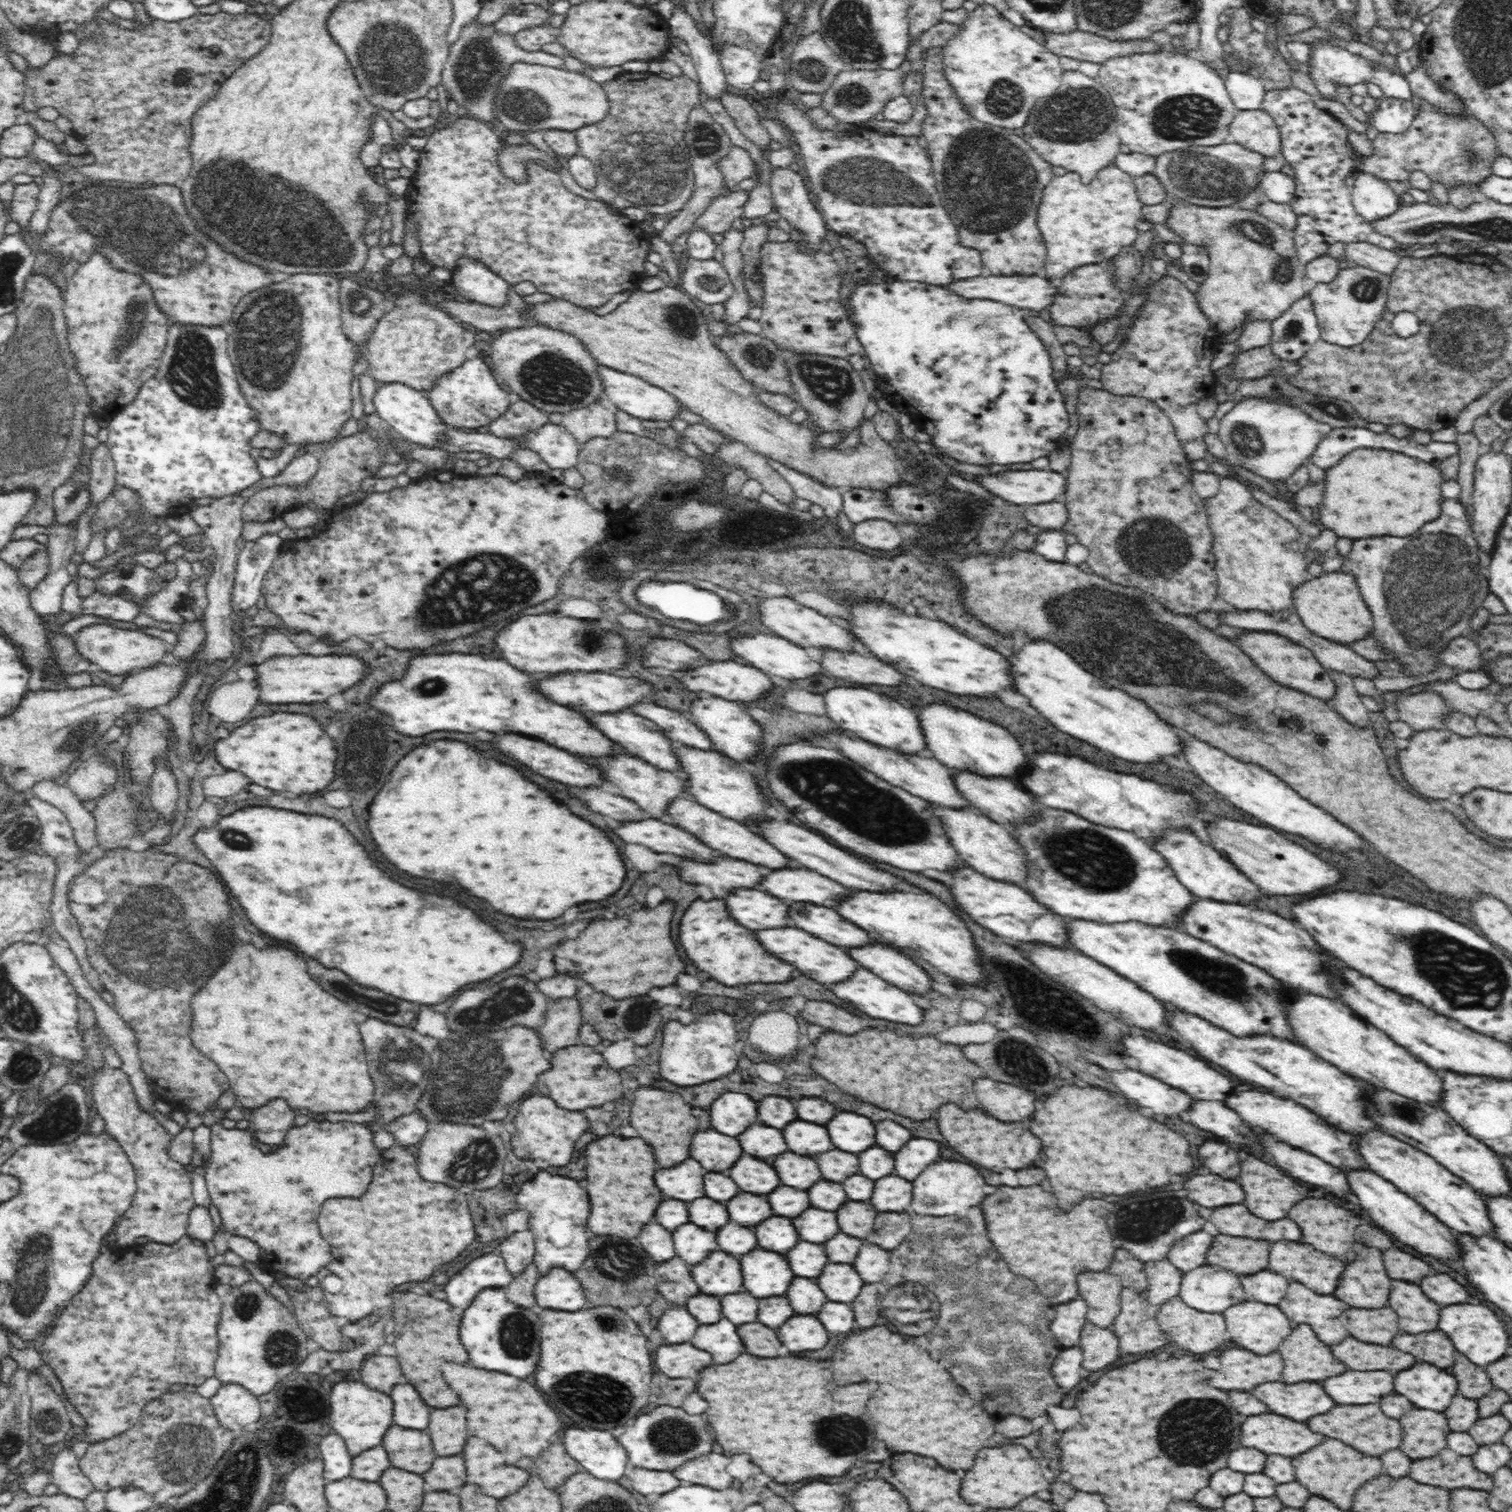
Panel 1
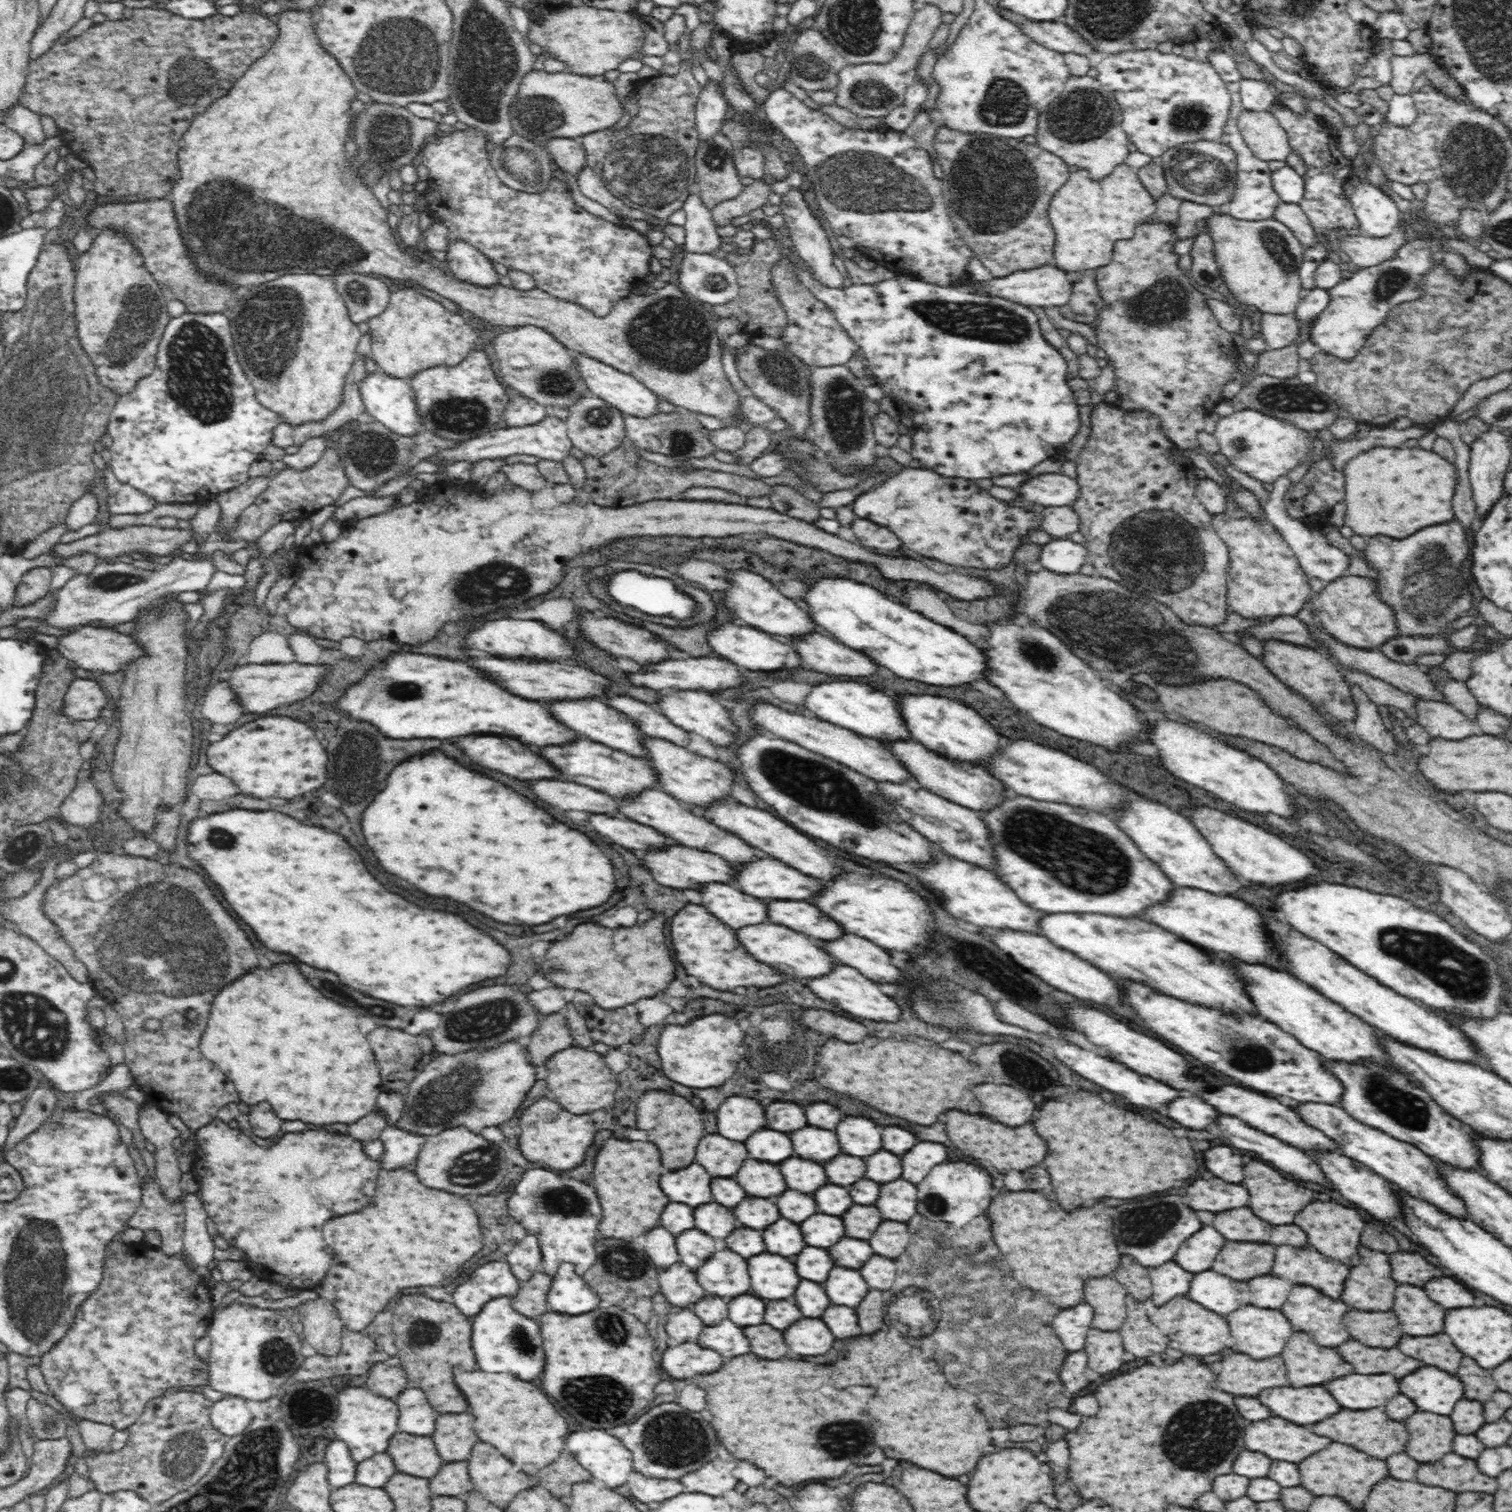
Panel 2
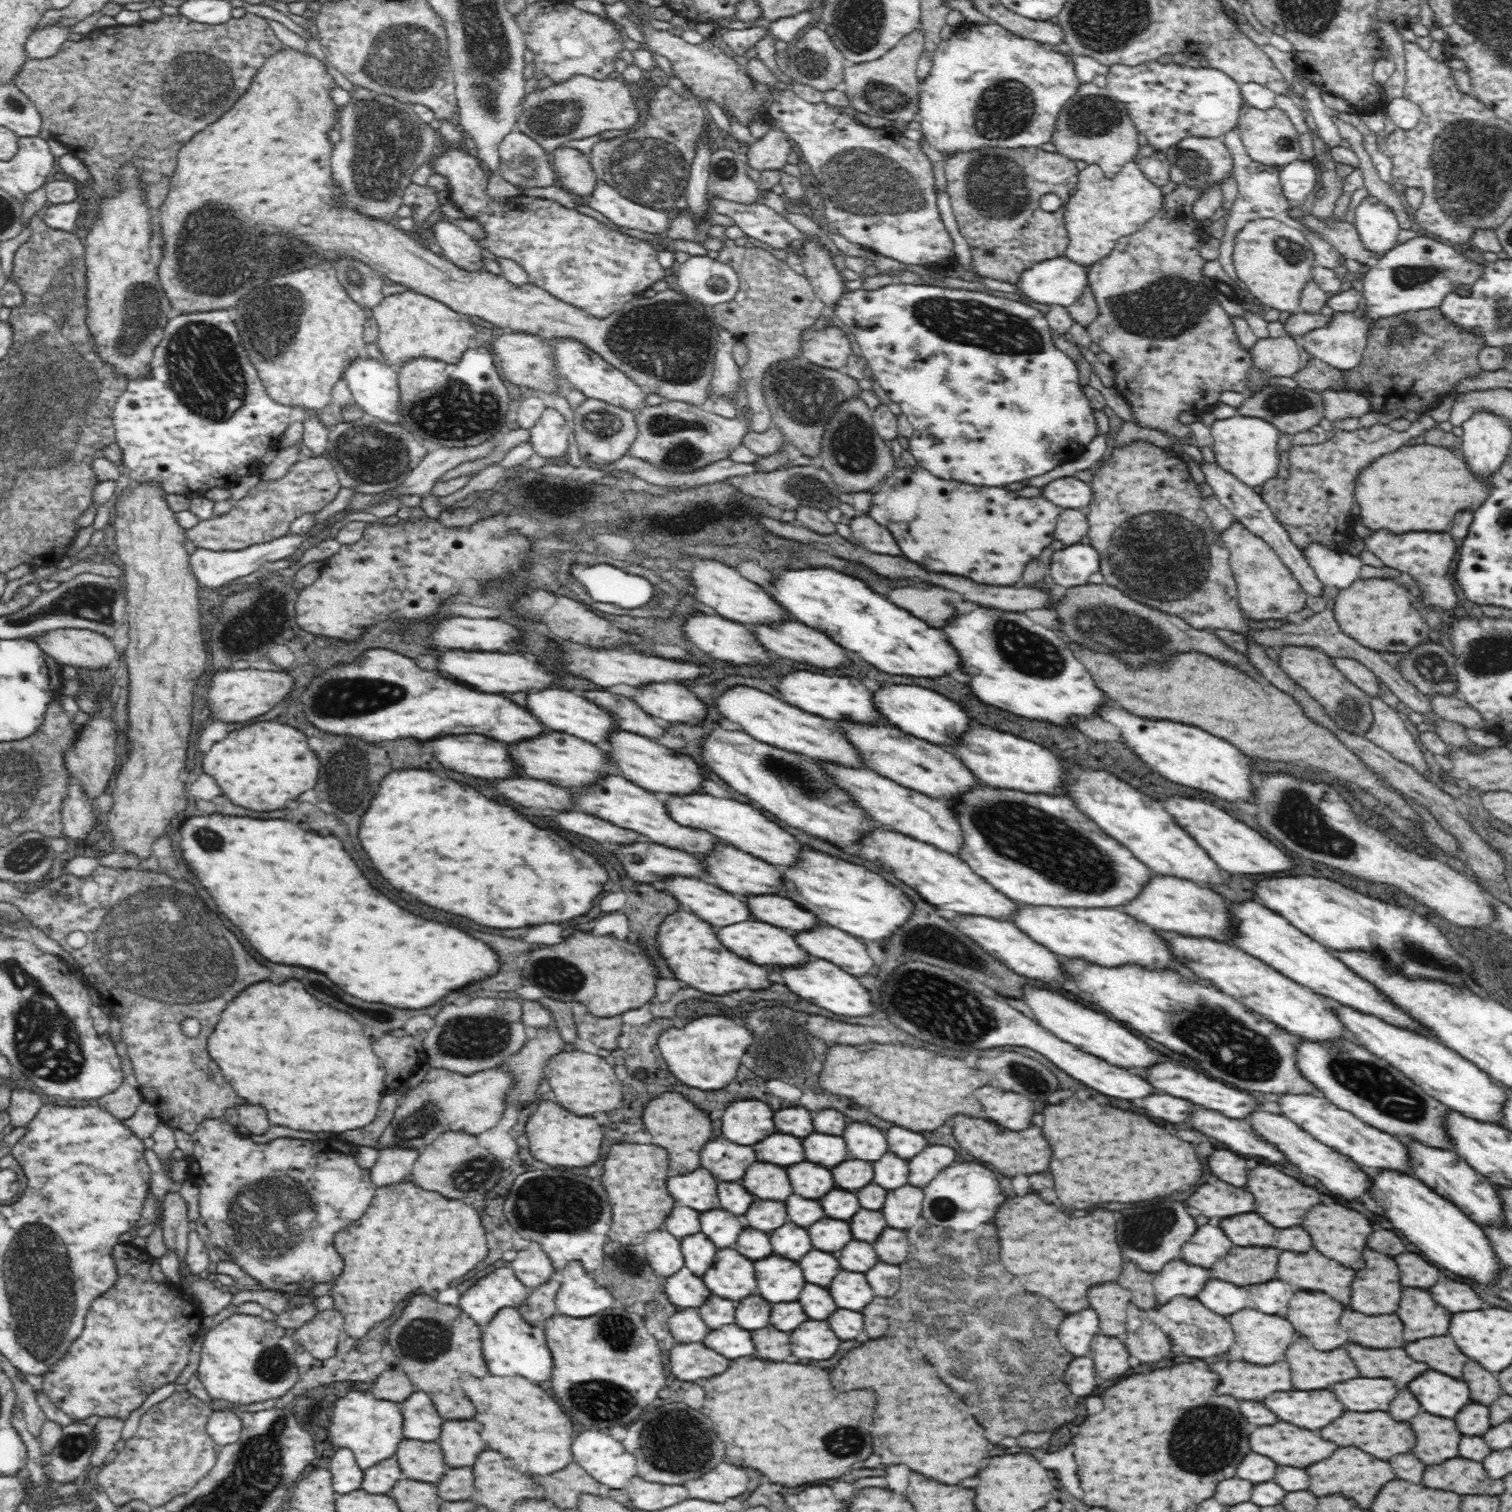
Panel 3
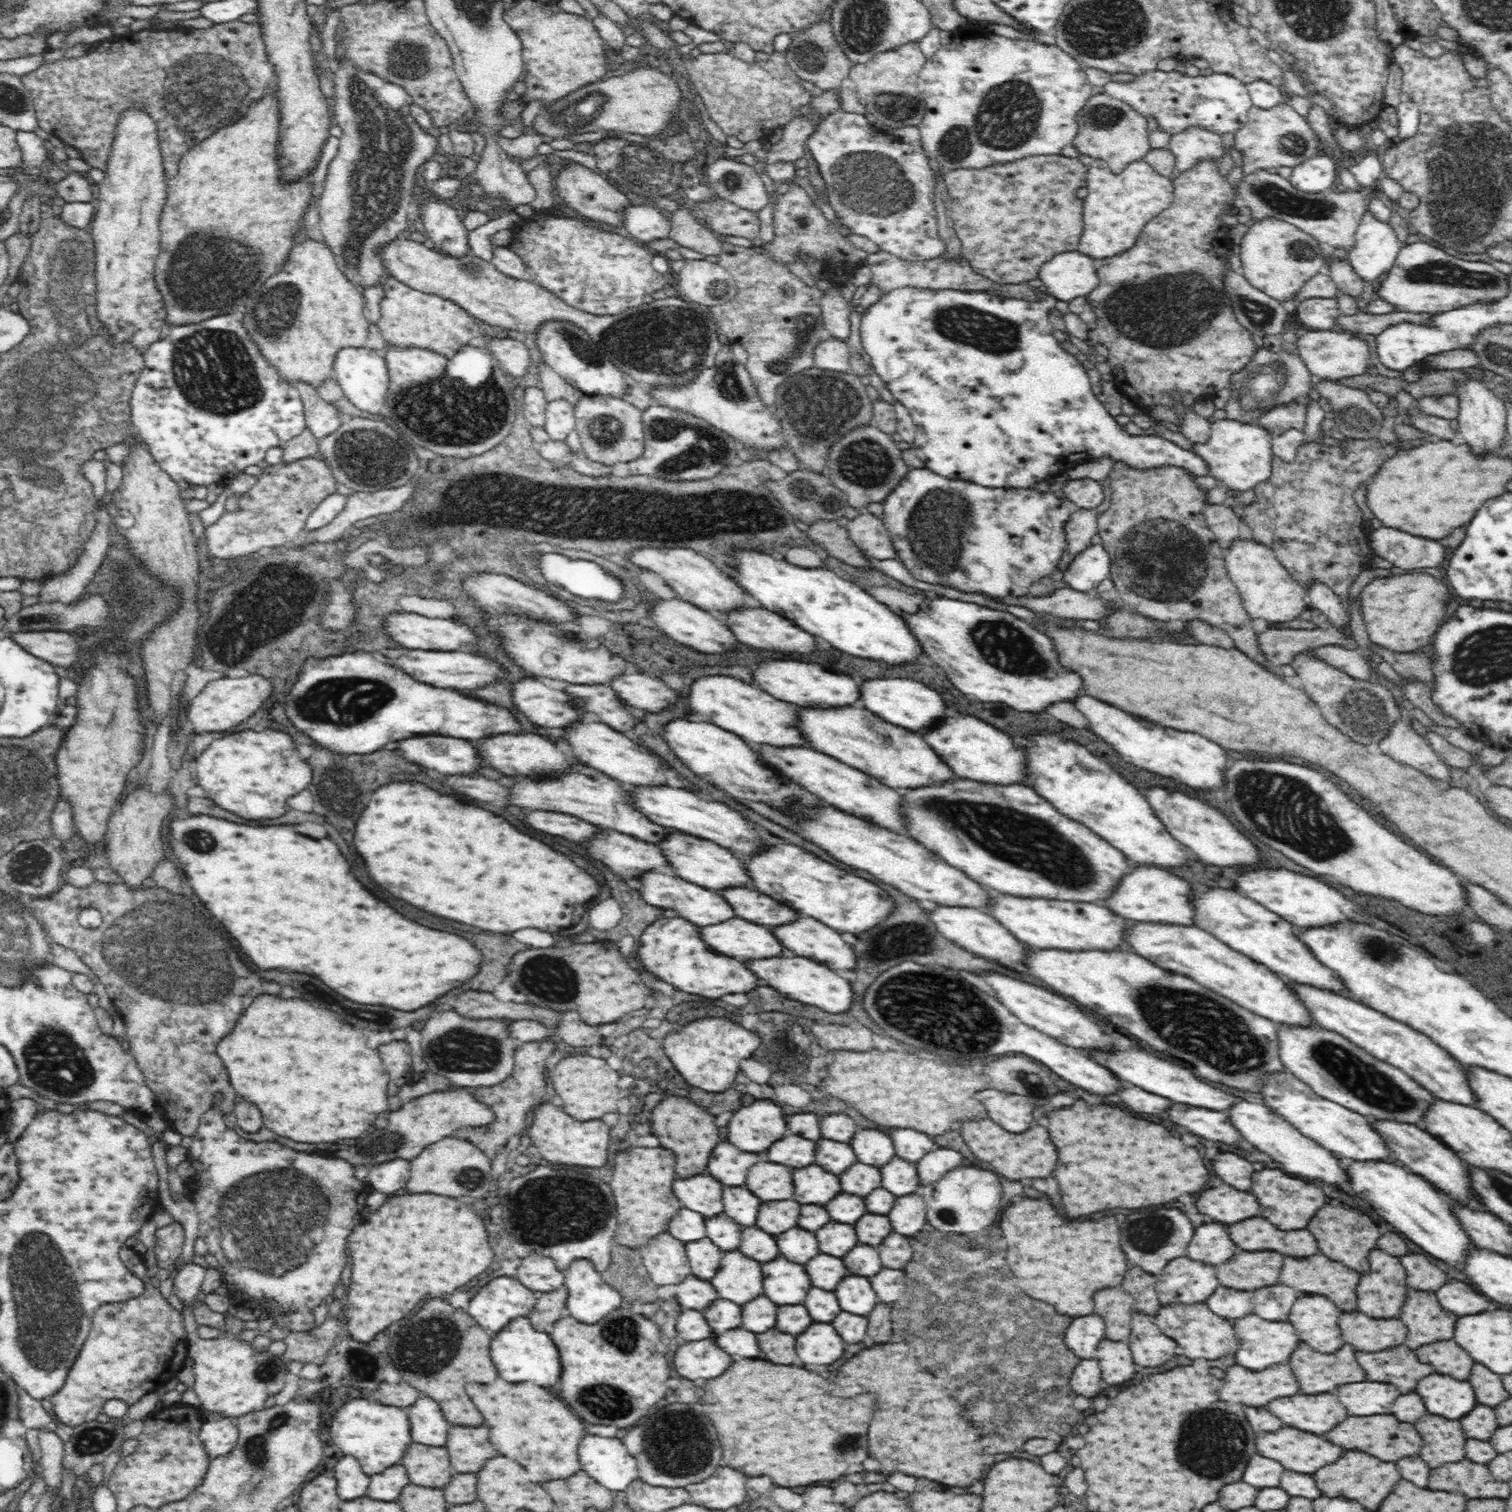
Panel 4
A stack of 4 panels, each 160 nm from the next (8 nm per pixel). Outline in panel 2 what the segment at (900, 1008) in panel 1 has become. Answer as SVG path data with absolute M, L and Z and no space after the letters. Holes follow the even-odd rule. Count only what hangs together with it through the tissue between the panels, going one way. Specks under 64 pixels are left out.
M836 964L836 968L828 976L810 980L808 988L814 995L819 996L827 1003L832 1002L832 1007L838 1006L838 1008L842 1008L844 1012L848 1012L852 1016L860 1016L860 1018L868 1018L868 1020L878 1020L878 1022L896 1022L900 1018L898 1004L888 994L884 994L878 988L876 982L866 980L864 976L858 976L858 972L854 972L854 968L846 968L842 964Z

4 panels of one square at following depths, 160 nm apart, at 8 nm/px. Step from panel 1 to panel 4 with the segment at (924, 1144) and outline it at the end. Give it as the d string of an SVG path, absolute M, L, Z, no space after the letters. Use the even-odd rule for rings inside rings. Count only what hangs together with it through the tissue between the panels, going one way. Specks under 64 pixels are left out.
M937 1148L925 1154L916 1165L919 1184L928 1186L938 1181L948 1170L956 1168L962 1164L962 1156L956 1154L954 1150Z

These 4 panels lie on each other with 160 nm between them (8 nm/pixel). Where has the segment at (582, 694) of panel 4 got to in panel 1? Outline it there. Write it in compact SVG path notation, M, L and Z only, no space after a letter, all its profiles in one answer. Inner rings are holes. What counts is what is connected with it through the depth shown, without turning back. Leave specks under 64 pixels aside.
M643 702L632 706L632 712L638 716L644 716L652 722L656 722L657 727L670 740L678 741L680 745L697 748L701 751L710 751L713 742L709 736L698 728L690 718L684 717L682 711L658 705L654 702Z

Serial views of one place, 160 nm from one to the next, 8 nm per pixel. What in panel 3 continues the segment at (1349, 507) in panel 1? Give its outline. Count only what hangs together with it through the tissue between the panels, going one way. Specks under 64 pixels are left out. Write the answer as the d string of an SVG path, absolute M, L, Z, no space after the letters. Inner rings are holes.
M1412 442L1390 452L1390 456L1382 455L1382 460L1378 460L1378 464L1374 464L1374 468L1370 468L1370 472L1366 472L1366 476L1355 484L1358 484L1354 488L1358 488L1356 502L1360 504L1360 524L1368 526L1370 530L1390 528L1390 532L1448 532L1458 510L1470 508L1474 502L1478 508L1490 494L1490 484L1474 478L1466 462L1458 458L1456 452L1427 443L1417 445Z

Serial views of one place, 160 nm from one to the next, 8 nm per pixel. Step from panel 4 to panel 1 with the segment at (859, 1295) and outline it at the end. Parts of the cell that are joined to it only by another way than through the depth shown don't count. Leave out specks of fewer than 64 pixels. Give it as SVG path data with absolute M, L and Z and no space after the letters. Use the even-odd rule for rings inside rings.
M829 1261L822 1268L822 1276L818 1278L818 1286L824 1290L828 1300L850 1304L860 1294L865 1282L851 1264Z

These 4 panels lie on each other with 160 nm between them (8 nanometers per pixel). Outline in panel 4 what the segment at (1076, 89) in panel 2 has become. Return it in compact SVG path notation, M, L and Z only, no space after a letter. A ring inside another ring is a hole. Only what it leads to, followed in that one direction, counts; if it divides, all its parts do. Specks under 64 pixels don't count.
M1105 92L1094 94L1086 100L1084 107L1077 113L1077 122L1078 132L1070 145L1079 154L1106 161L1113 173L1120 173L1131 162L1140 161L1151 149L1146 116Z

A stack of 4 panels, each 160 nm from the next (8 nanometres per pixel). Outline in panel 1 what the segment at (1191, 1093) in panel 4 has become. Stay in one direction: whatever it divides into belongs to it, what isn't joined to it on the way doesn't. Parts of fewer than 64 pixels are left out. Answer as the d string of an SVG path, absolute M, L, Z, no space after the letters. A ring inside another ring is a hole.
M1238 1092L1236 1096L1226 1098L1226 1106L1236 1110L1240 1118L1252 1126L1264 1128L1268 1134L1276 1136L1276 1140L1282 1140L1294 1148L1300 1148L1304 1152L1310 1152L1314 1156L1325 1160L1332 1166L1342 1168L1366 1169L1370 1168L1362 1159L1358 1151L1358 1144L1350 1142L1350 1134L1340 1132L1339 1128L1327 1123L1321 1116L1308 1110L1301 1104L1290 1099L1276 1098L1274 1094L1262 1094L1262 1092Z

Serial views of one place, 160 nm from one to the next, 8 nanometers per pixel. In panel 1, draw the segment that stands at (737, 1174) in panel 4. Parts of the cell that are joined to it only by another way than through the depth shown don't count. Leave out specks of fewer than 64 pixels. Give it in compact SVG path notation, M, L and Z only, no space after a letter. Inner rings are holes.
M704 1130L694 1136L694 1144L690 1144L690 1156L696 1158L706 1170L720 1172L728 1170L742 1156L742 1146L736 1138L722 1136L716 1130Z

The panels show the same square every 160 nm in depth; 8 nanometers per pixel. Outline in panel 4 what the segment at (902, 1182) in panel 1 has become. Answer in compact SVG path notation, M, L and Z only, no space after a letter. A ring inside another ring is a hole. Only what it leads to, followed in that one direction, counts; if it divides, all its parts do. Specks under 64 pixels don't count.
M917 1192L896 1196L894 1205L886 1216L892 1228L904 1236L912 1236L926 1224L926 1207L924 1199Z

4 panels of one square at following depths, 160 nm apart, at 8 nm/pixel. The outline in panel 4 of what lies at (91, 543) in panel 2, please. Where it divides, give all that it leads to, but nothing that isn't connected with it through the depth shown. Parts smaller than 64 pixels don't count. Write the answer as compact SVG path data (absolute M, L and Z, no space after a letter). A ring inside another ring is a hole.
M320 457L301 458L291 463L280 462L263 468L255 485L237 498L238 509L232 514L224 512L218 520L204 528L207 549L218 558L234 558L295 542L305 532L306 517L327 496L336 493L336 483L329 466Z

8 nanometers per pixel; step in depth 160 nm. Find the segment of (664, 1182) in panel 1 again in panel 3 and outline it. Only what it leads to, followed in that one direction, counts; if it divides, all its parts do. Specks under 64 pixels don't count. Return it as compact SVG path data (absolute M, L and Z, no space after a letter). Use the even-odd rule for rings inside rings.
M698 1168L686 1176L670 1176L668 1192L680 1205L699 1212L720 1208L716 1180L704 1168Z

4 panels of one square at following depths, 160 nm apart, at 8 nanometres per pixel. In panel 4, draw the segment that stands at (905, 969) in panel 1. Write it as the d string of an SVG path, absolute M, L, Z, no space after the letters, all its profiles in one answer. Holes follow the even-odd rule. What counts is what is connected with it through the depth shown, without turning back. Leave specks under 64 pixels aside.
M800 918L786 926L772 928L772 934L796 956L806 956L832 970L850 970L854 952L838 932L814 918Z

